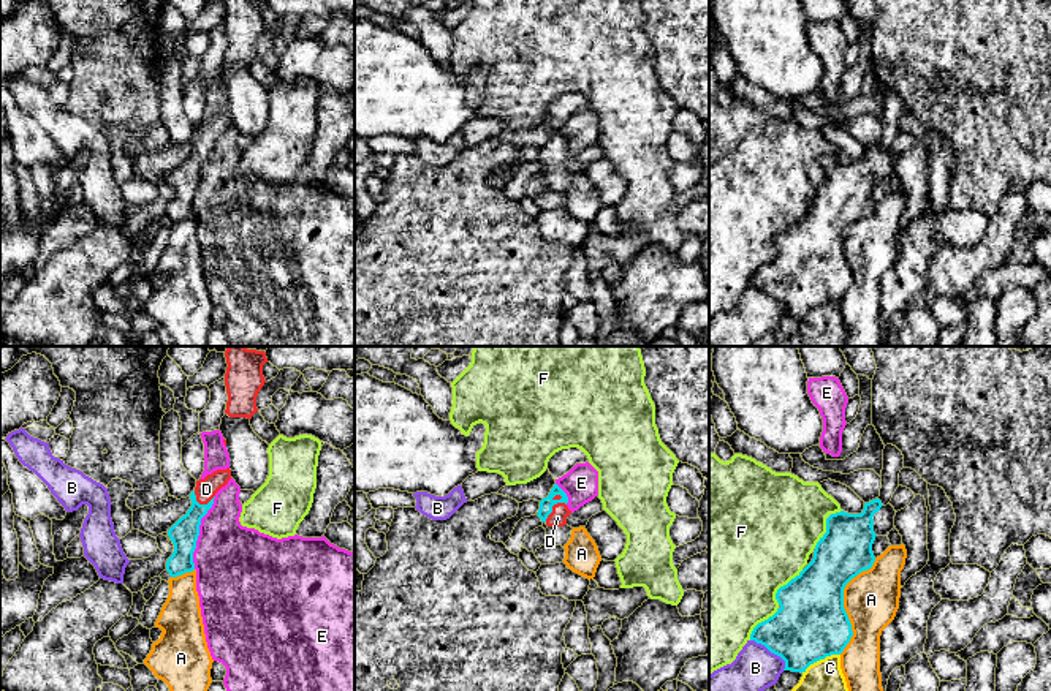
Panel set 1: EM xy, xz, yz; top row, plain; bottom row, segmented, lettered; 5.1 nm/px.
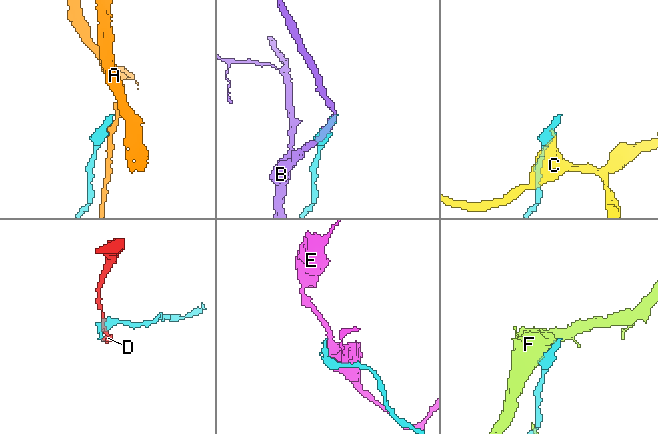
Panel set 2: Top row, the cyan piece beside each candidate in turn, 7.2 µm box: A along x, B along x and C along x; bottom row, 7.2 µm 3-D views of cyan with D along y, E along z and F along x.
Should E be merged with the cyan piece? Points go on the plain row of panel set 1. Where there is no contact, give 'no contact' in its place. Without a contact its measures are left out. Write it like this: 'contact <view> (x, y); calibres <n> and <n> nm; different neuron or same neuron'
contact xy (198, 179); calibres 150 and 400 nm; different neuron

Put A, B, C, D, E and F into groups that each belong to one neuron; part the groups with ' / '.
A / B / C / D / E / F

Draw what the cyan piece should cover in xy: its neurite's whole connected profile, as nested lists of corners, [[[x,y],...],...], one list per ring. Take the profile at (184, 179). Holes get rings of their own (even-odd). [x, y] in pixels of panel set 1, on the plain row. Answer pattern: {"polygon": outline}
{"polygon": [[[217,115],[204,125],[196,126],[190,139],[192,152],[169,176],[168,182],[174,190],[174,198],[166,207],[171,223],[195,217],[193,198],[199,182],[201,164],[214,150],[215,139],[228,130],[231,115]]]}

